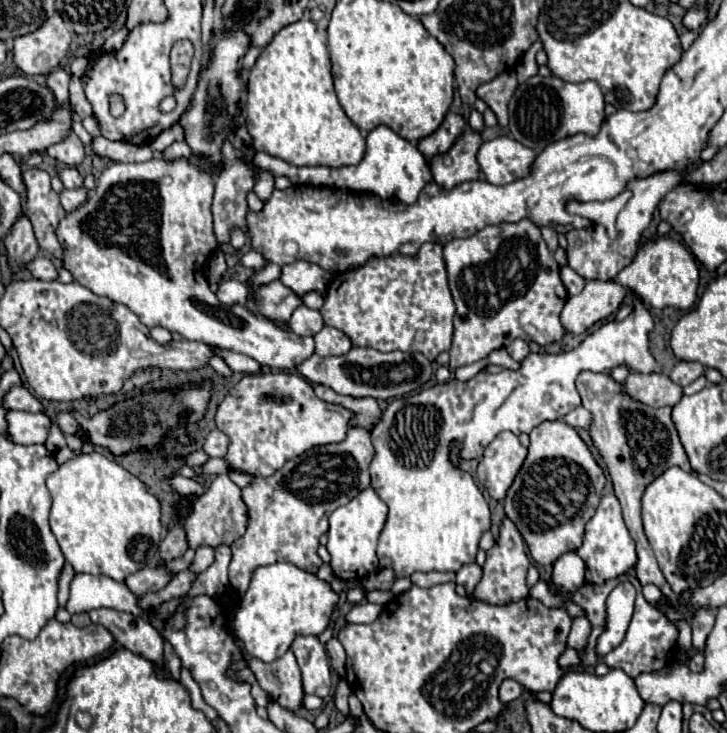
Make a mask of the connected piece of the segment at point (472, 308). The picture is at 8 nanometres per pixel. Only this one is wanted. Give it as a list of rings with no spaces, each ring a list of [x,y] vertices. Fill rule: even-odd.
[[[501,222],[469,238],[455,238],[443,246],[443,260],[457,306],[449,348],[451,370],[483,360],[515,338],[545,346],[565,334],[559,314],[567,290],[559,278],[553,252],[545,246],[541,230],[533,222]]]

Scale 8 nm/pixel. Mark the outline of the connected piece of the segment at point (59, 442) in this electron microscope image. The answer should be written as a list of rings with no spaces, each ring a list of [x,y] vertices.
[[[53,424],[53,426],[51,426],[51,432],[49,432],[49,438],[47,438],[47,442],[45,442],[45,448],[55,454],[55,452],[61,450],[63,446],[65,446],[65,436],[63,436],[63,432],[59,430],[59,426]]]

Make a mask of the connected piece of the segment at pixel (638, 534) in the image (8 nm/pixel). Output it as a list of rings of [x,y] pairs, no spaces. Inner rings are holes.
[[[585,370],[577,376],[575,384],[577,384],[577,392],[581,396],[583,408],[587,408],[593,416],[593,422],[589,426],[593,446],[599,450],[599,454],[607,466],[607,472],[613,480],[615,496],[623,510],[627,530],[637,546],[637,564],[635,564],[637,578],[641,584],[657,584],[661,588],[661,592],[673,604],[677,604],[677,596],[667,586],[667,580],[663,578],[663,574],[659,570],[659,564],[643,534],[643,524],[641,524],[641,496],[643,496],[645,488],[671,466],[679,466],[685,472],[691,472],[687,454],[679,442],[677,430],[671,420],[671,408],[669,406],[651,408],[651,406],[645,406],[645,404],[633,400],[625,392],[623,384],[615,382],[611,378],[611,374],[597,374],[597,372]],[[647,446],[649,446],[649,452],[647,452]],[[641,454],[643,454],[643,458],[637,458]]]

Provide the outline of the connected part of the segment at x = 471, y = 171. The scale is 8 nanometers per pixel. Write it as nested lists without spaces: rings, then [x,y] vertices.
[[[467,128],[453,148],[445,154],[437,154],[429,160],[431,172],[433,172],[433,182],[441,186],[443,190],[451,190],[457,184],[469,182],[469,180],[479,180],[479,164],[477,164],[477,148],[483,144],[481,134],[473,132]]]

